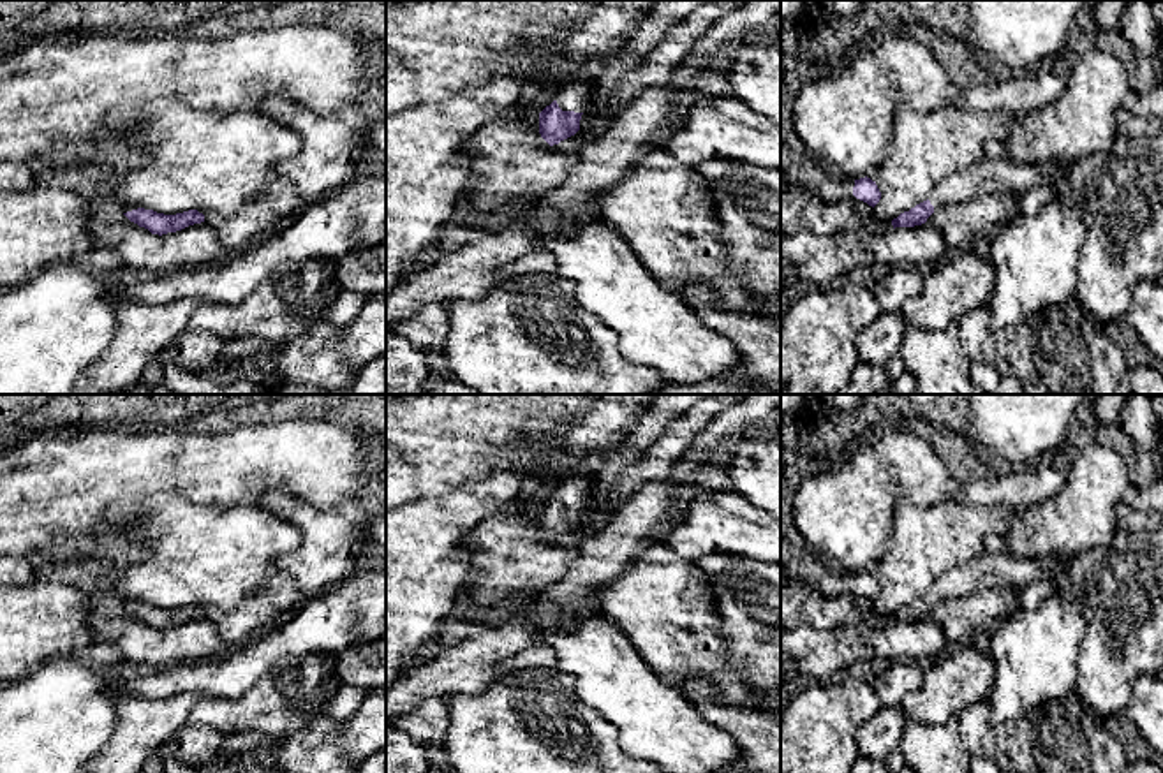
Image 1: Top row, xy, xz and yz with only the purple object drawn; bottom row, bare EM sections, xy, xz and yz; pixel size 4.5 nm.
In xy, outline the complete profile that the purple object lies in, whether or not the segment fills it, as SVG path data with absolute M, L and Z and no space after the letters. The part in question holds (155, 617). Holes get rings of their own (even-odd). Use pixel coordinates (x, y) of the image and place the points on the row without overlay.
M137 602L132 606L123 607L130 616L137 618L139 622L148 623L152 629L167 629L181 625L189 620L204 616L204 609L197 604L189 604L176 609L164 609L153 604Z

